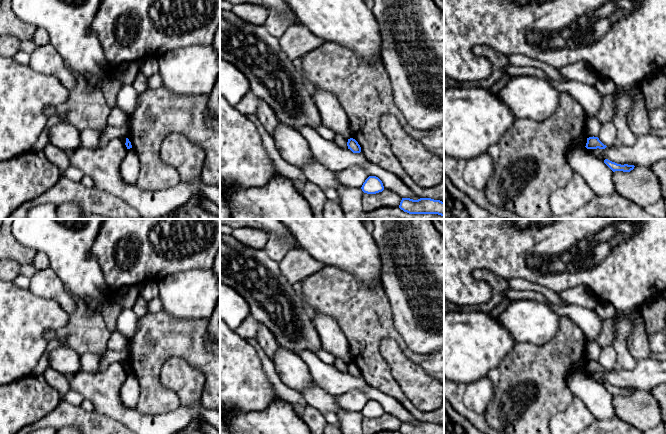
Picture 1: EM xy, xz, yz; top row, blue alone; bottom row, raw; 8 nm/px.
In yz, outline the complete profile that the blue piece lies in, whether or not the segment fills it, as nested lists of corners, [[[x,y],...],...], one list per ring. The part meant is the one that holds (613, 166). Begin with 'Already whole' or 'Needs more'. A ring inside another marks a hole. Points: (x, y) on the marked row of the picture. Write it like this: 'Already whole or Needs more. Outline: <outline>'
Already whole. Outline: [[[605,159],[604,160],[604,163],[613,171],[623,171],[623,172],[630,172],[631,170],[634,169],[634,165],[628,165],[628,164],[624,164],[624,165],[621,165],[621,164],[617,164],[615,162],[612,162],[608,159]]]

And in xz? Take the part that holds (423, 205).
Already whole. Outline: [[[402,198],[399,208],[409,214],[438,214],[444,216],[444,202],[431,198],[413,200]]]

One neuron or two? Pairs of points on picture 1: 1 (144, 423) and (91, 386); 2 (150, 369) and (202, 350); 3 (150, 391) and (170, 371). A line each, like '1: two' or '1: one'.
1: one
2: one
3: two

